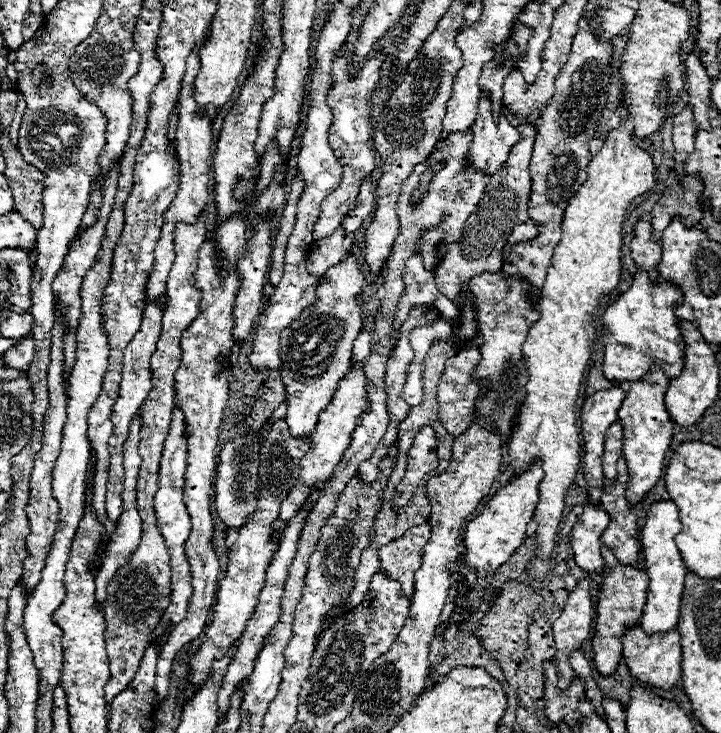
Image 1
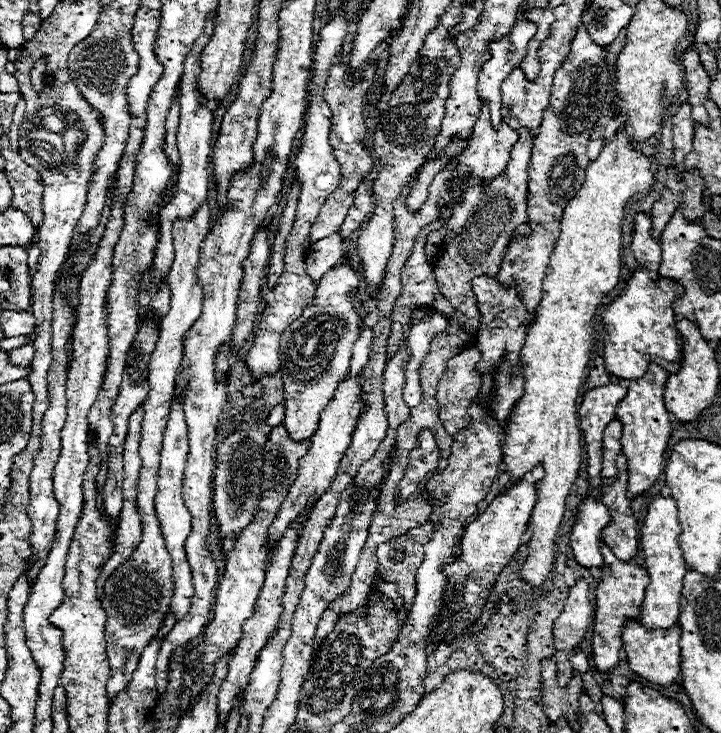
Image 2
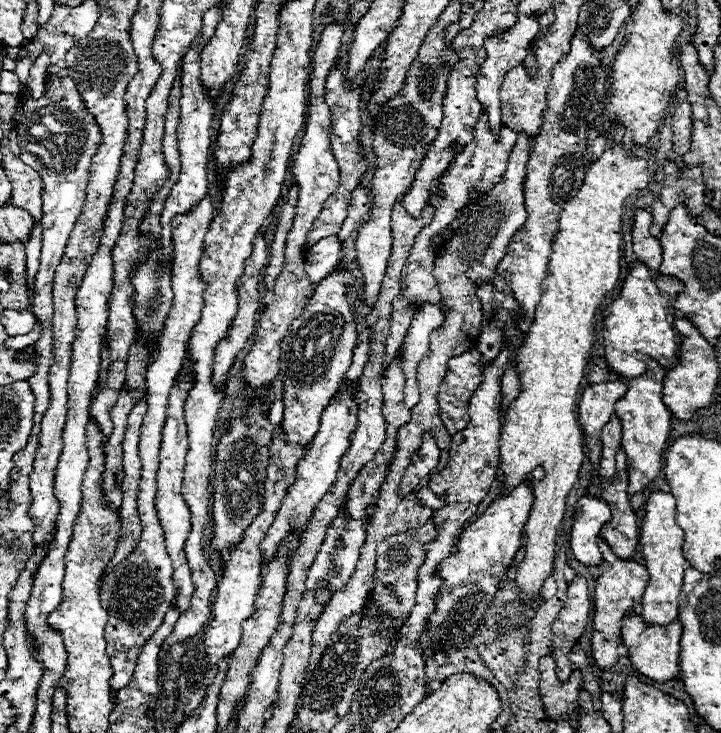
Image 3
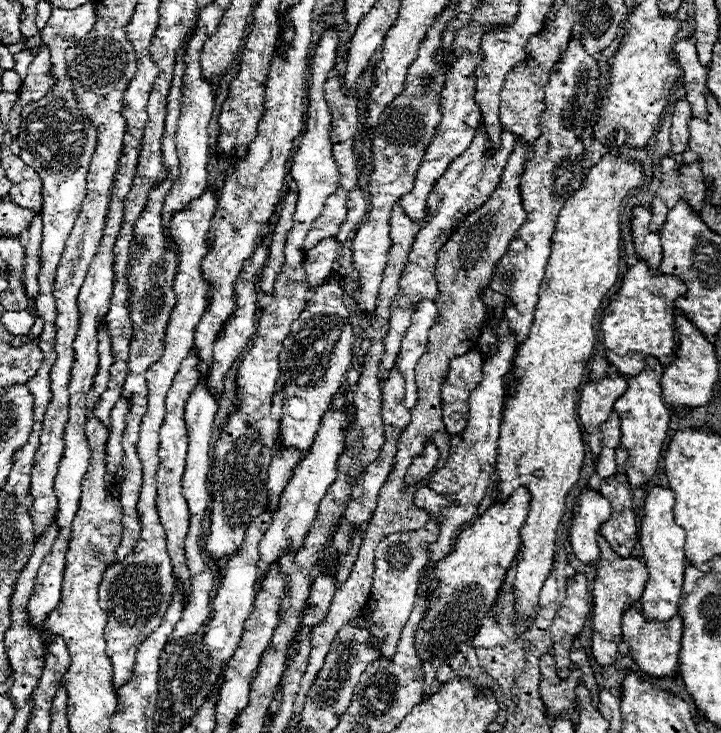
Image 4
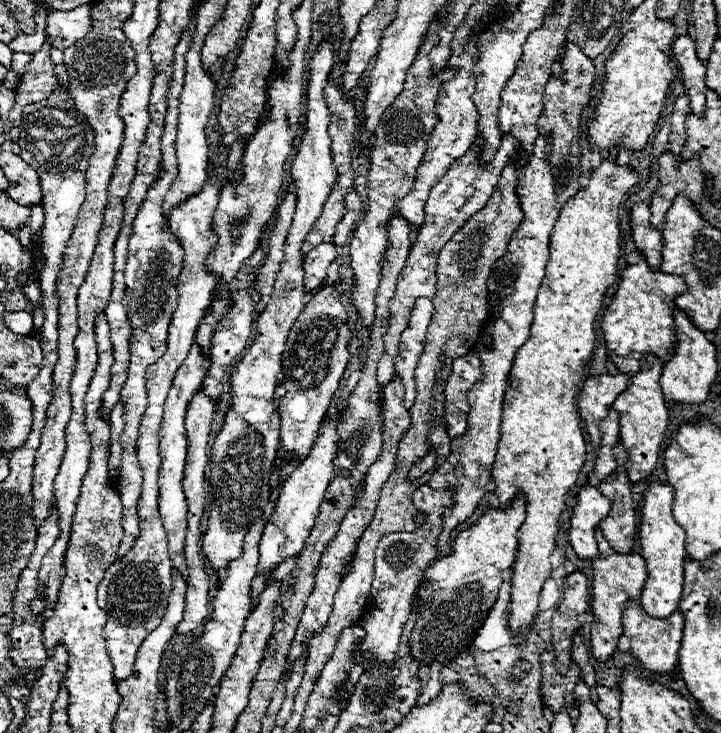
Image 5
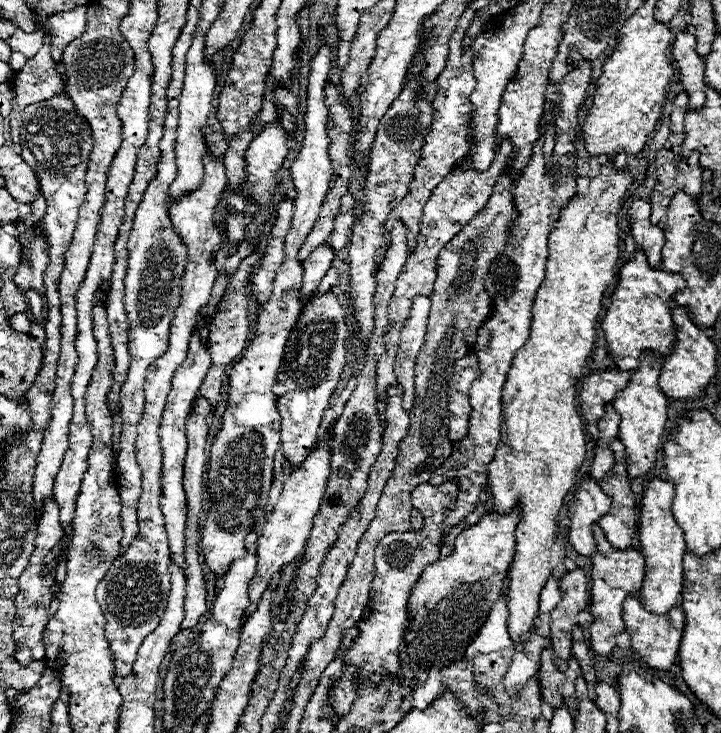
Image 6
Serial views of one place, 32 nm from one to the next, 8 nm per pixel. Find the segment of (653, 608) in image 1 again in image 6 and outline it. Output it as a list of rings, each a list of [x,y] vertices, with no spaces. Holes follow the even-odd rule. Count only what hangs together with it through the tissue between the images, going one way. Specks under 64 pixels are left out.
[[[654,478],[642,498],[642,512],[640,512],[640,546],[642,546],[642,556],[646,560],[646,578],[642,584],[640,600],[642,606],[648,612],[654,612],[658,616],[670,612],[670,608],[678,606],[678,596],[682,592],[682,582],[684,582],[684,552],[686,552],[686,542],[684,542],[684,530],[676,524],[672,516],[672,496],[674,496],[674,486],[668,480]]]

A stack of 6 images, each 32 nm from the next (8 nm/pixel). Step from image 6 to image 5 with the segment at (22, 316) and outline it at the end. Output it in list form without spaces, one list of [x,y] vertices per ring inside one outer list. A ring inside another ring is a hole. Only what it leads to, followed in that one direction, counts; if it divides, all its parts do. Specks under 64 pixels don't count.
[[[22,310],[22,312],[6,312],[4,314],[4,324],[10,330],[28,336],[32,332],[32,314],[26,312],[26,310]]]

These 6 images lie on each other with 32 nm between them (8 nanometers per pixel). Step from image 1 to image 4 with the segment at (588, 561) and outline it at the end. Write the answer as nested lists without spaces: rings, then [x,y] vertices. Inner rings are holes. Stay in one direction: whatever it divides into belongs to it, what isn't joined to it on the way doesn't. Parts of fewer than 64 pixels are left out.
[[[584,490],[578,498],[572,516],[570,544],[574,556],[584,564],[594,564],[600,558],[596,534],[600,526],[610,518],[610,502],[592,490]]]

